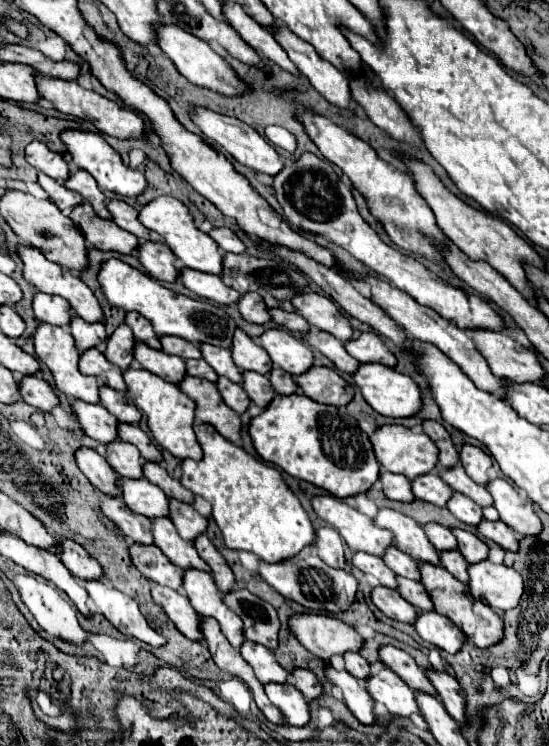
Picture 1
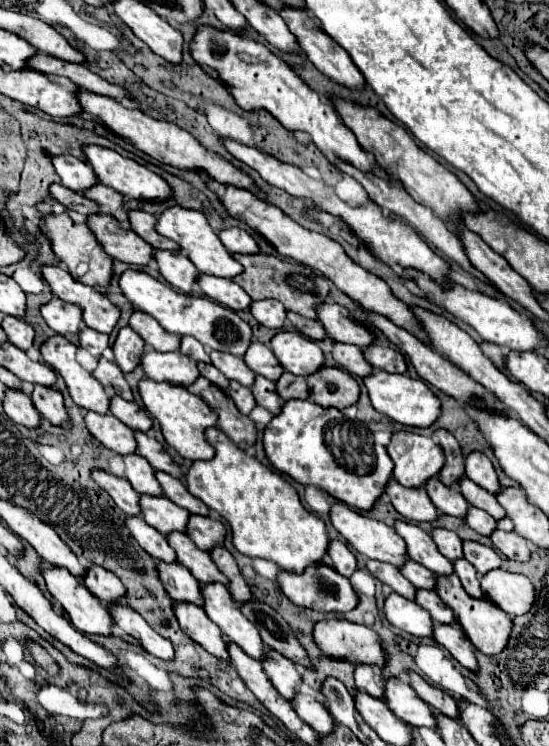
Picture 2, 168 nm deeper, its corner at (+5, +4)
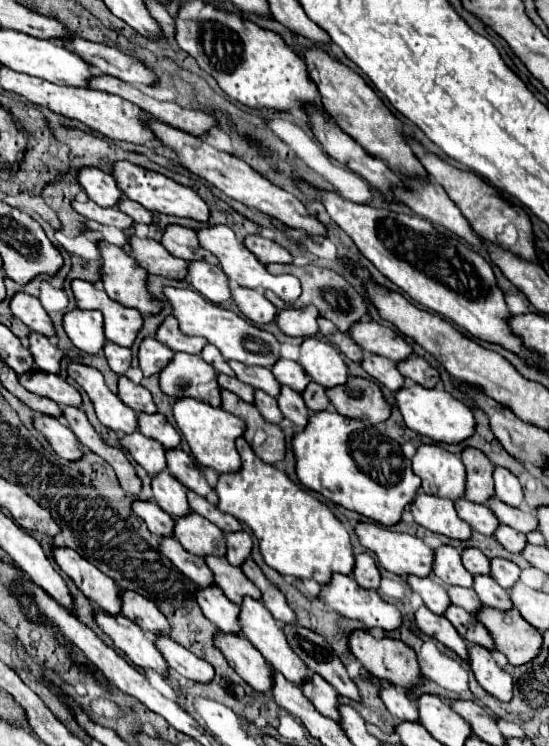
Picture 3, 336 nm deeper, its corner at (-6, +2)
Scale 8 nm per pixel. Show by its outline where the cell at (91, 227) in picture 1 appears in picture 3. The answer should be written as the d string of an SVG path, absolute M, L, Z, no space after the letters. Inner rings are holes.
M131 238L133 258L139 262L141 268L145 268L149 274L173 278L173 280L185 280L187 278L187 262L181 258L171 256L159 242L151 238Z

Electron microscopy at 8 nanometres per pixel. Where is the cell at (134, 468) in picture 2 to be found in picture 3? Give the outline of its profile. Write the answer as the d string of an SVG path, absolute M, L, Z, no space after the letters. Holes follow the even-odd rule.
M163 470L163 474L157 474L153 478L153 494L155 494L157 504L167 514L175 518L183 518L191 514L191 508L187 504L187 488L167 470Z

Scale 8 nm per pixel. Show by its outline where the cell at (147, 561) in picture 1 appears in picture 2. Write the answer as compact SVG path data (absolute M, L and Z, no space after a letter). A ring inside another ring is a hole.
M156 560L156 572L158 580L166 588L166 592L172 596L172 600L182 600L182 602L192 602L200 604L200 582L188 572L178 562L164 562Z

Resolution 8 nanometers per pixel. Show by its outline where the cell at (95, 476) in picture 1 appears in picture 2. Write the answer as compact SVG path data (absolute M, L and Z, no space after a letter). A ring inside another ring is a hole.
M92 468L92 480L102 488L106 490L112 500L120 506L122 512L126 514L140 514L140 506L138 506L138 492L126 482L126 478L120 478L120 476L114 476L106 470L100 470L100 468Z

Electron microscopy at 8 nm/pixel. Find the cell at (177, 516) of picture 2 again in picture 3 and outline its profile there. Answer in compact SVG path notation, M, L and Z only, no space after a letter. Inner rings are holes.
M189 514L187 518L175 518L175 538L181 542L181 546L195 554L195 556L225 556L227 552L227 542L225 542L225 534L211 522L207 522L207 518L199 518L199 514Z

